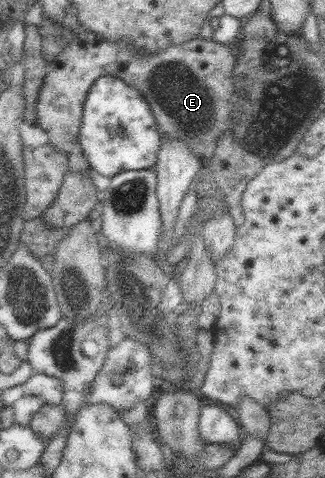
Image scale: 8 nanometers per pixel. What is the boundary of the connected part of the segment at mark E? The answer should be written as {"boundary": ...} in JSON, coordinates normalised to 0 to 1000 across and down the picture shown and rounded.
{"boundary":[[[246,54],[249,63],[237,71],[237,79],[228,79],[160,130],[145,132],[120,213],[111,220],[114,262],[138,272],[151,285],[154,303],[175,314],[203,318],[206,297],[240,289],[271,192],[292,167],[317,157],[366,161],[428,188],[477,241],[498,291],[502,285],[560,289],[591,320],[609,328],[652,318],[674,287],[732,255],[751,236],[742,230],[766,230],[766,213],[735,205],[735,199],[723,197],[723,188],[717,188],[726,117],[717,117],[717,109],[683,90],[612,75],[594,79],[594,86],[582,86],[572,96],[563,90],[563,94],[523,96],[495,111],[440,111],[440,107],[422,107],[397,86],[385,86],[385,79],[360,79],[360,86],[335,88],[323,79],[280,71],[280,65],[268,65],[262,54]]]}

